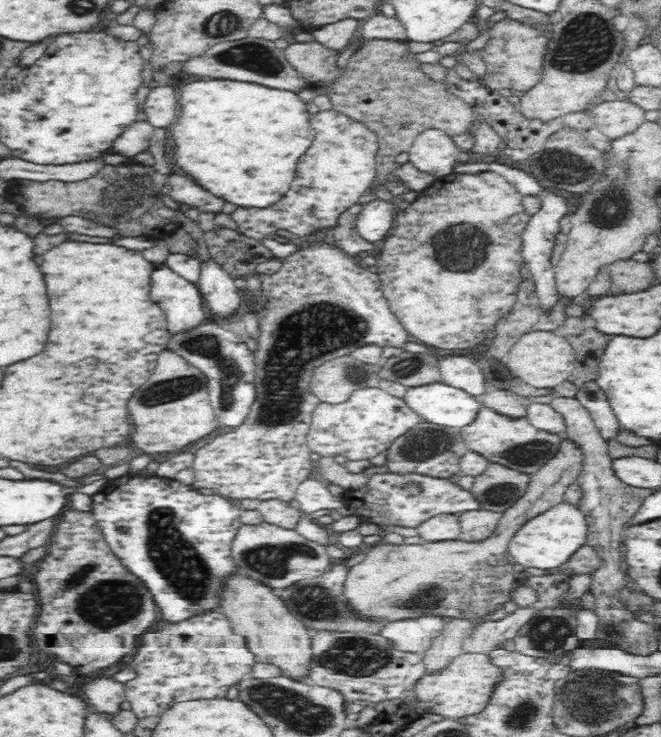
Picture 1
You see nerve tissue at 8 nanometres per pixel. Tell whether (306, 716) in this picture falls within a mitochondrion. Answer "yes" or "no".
yes

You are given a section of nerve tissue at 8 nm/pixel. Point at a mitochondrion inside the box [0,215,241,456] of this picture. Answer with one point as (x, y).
(166, 389)

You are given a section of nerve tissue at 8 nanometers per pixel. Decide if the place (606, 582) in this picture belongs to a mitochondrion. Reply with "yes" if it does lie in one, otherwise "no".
no

